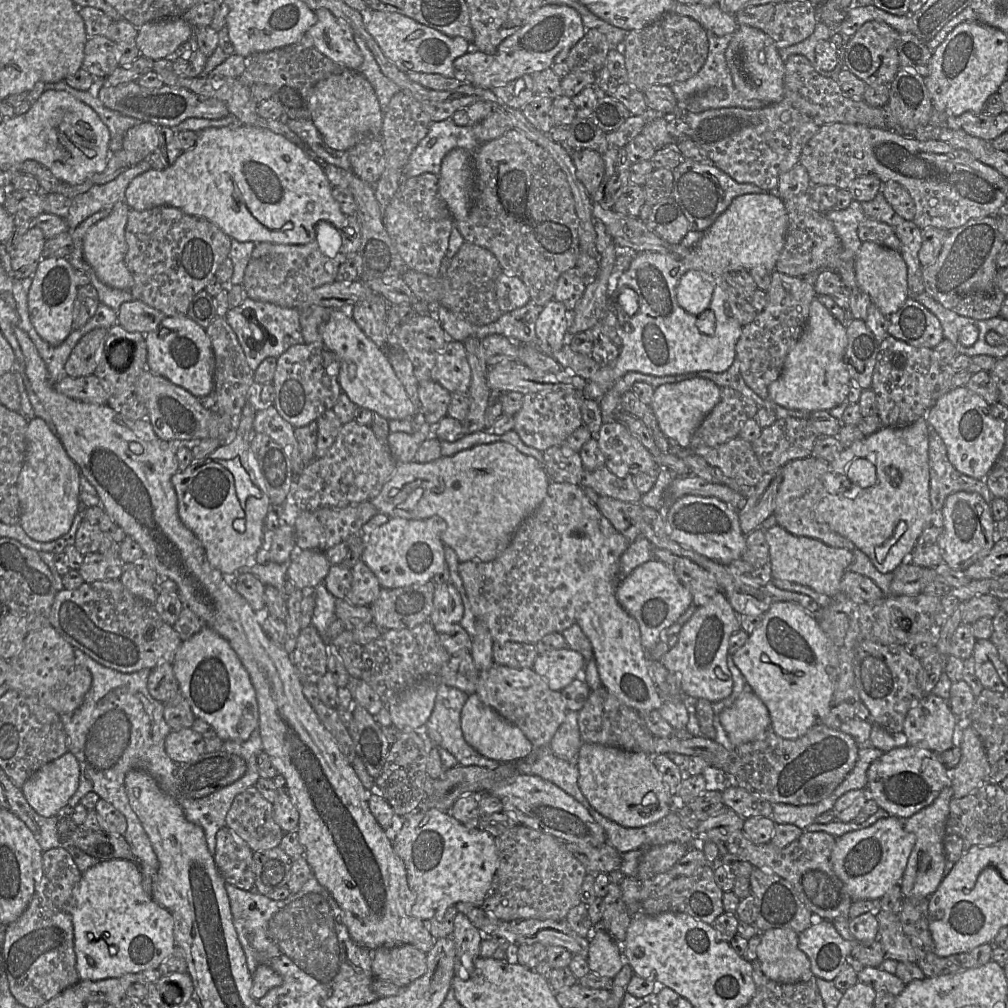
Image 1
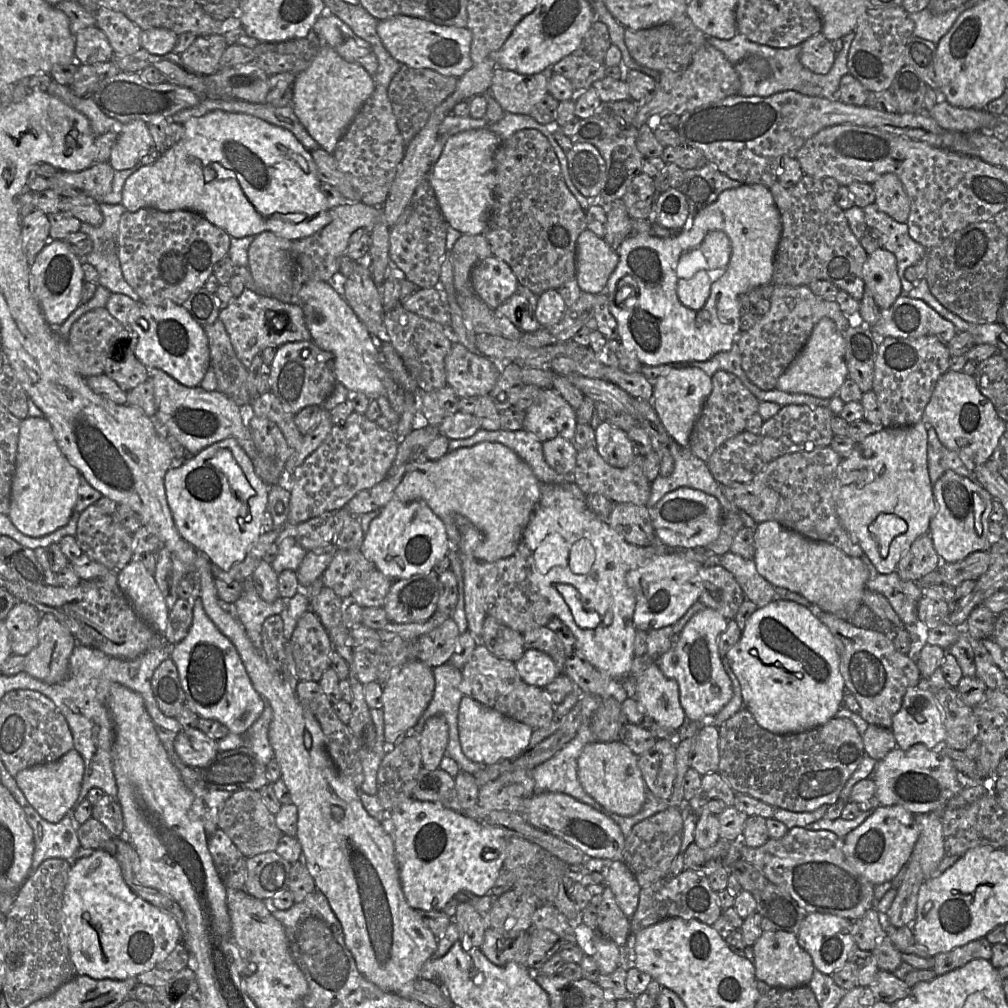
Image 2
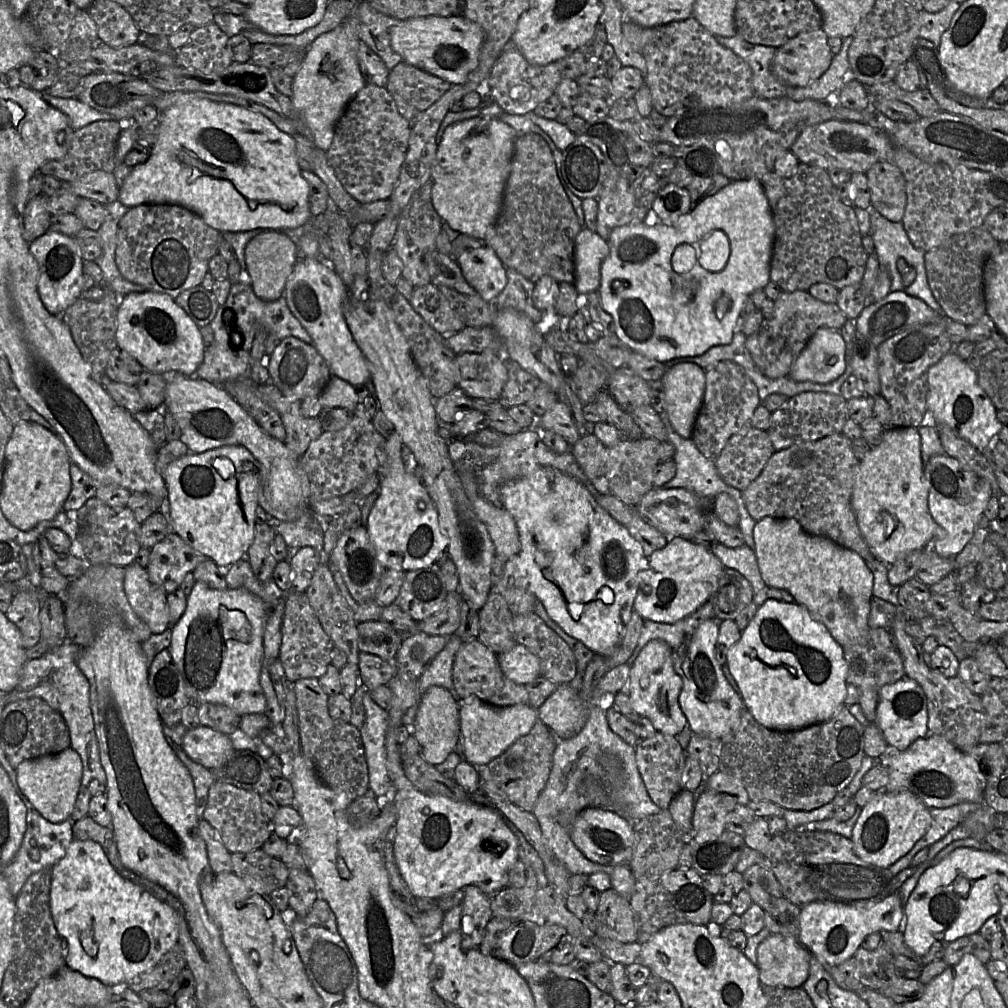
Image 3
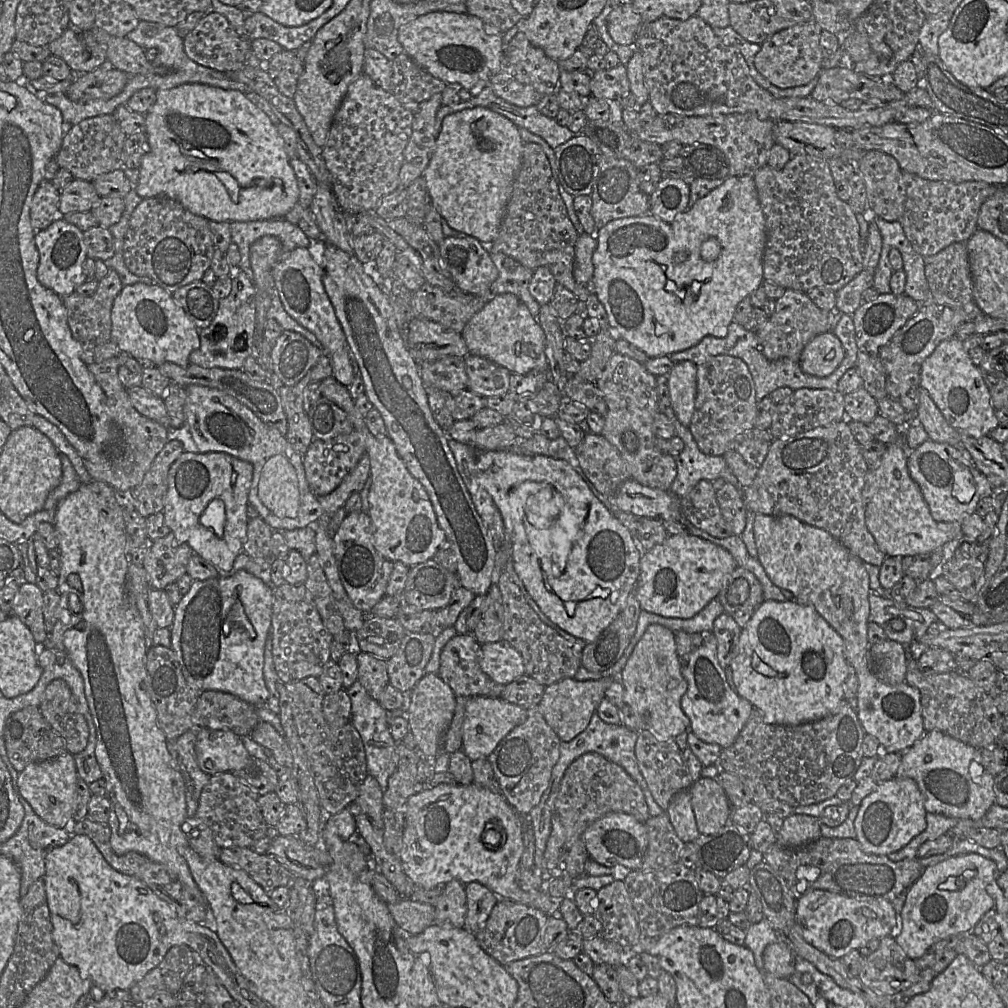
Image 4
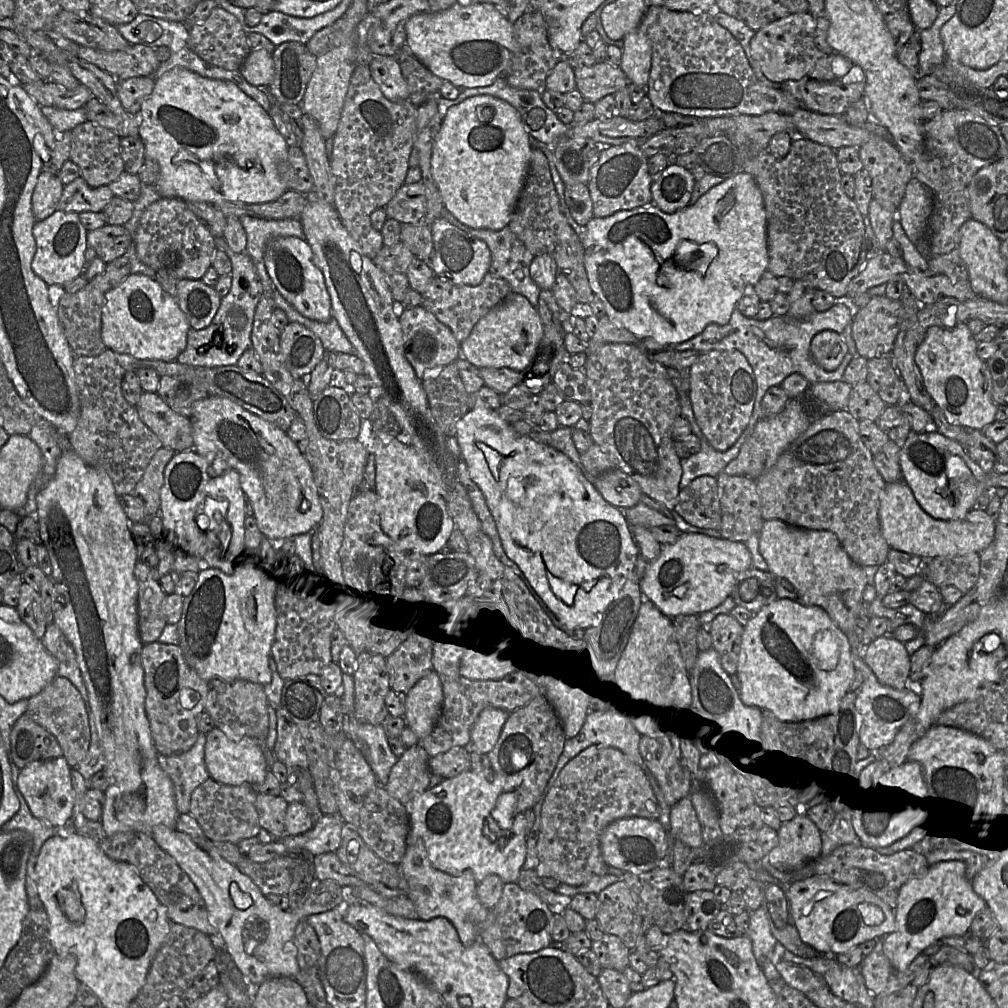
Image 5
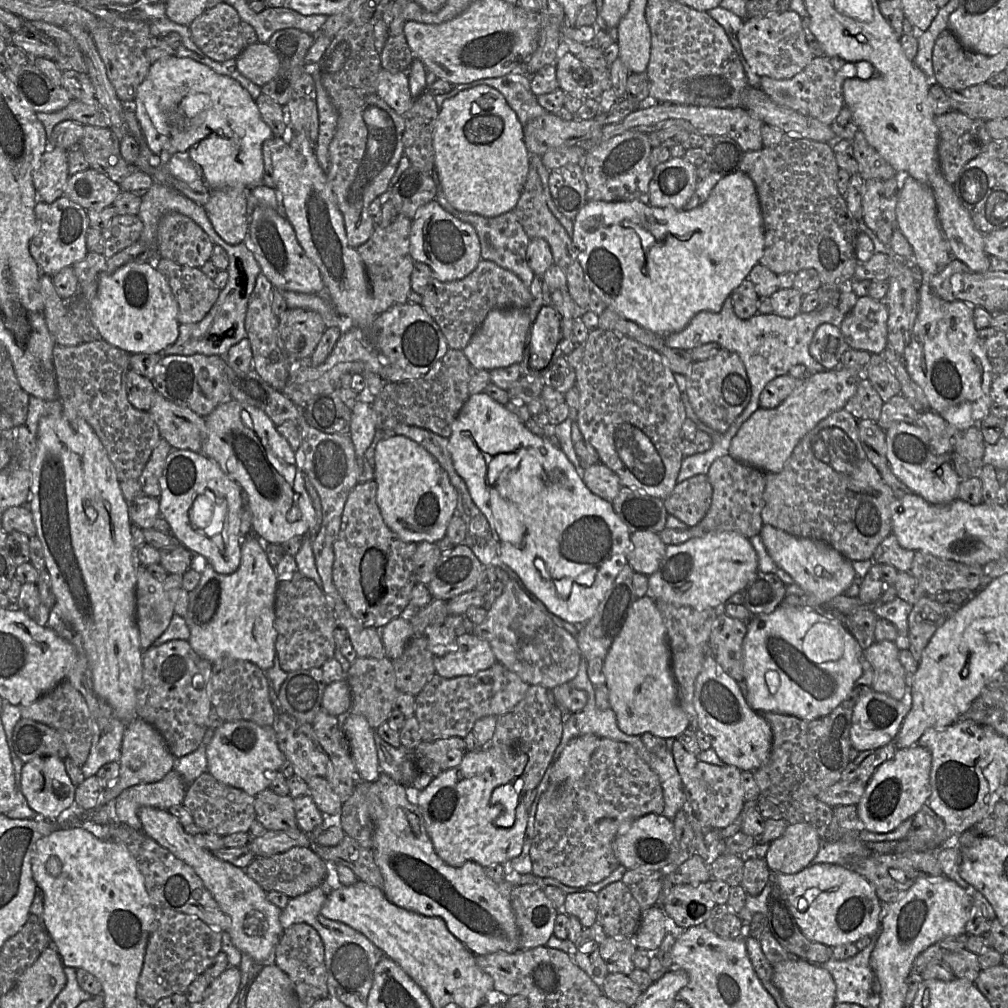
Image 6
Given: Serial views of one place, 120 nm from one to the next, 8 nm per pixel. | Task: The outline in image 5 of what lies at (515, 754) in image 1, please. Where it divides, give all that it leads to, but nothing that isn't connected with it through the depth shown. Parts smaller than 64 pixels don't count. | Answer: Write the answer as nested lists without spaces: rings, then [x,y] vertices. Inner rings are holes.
[[[493,707],[481,711],[471,728],[471,750],[488,754],[497,743],[509,713]]]

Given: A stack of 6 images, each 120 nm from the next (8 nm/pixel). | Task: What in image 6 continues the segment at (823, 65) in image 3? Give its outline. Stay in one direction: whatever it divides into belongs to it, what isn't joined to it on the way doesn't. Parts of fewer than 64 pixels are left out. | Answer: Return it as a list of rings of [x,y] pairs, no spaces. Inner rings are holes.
[[[791,10],[745,19],[737,38],[748,65],[761,77],[790,79],[800,73],[815,57],[806,40],[802,17]]]

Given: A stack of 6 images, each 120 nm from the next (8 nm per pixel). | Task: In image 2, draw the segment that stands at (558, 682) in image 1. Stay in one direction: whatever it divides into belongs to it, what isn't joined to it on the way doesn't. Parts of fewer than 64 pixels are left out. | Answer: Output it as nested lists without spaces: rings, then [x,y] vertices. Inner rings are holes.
[[[526,649],[523,656],[515,662],[515,667],[525,683],[539,688],[545,687],[561,674],[550,656],[536,649]]]

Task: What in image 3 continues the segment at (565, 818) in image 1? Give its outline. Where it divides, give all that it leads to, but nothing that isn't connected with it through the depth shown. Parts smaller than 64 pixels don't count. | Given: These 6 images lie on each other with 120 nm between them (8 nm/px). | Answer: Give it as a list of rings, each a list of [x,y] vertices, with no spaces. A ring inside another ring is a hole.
[[[586,807],[574,818],[569,833],[576,847],[593,862],[615,866],[629,864],[632,858],[635,848],[633,824],[616,812]]]

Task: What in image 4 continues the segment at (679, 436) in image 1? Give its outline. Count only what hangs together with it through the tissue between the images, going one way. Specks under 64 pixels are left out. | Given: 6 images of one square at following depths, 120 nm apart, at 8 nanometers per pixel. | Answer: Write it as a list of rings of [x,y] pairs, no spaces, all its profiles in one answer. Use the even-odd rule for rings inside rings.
[[[691,361],[676,363],[669,373],[668,387],[678,420],[689,427],[695,410],[697,365]]]

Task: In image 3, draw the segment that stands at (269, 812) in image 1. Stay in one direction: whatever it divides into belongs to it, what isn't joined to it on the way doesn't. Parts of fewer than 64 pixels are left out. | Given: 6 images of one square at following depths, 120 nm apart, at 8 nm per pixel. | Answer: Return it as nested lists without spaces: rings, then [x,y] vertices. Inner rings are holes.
[[[216,780],[209,789],[203,818],[218,832],[224,846],[231,854],[247,853],[262,848],[274,832],[273,820],[263,814],[261,797],[258,793],[220,780]]]

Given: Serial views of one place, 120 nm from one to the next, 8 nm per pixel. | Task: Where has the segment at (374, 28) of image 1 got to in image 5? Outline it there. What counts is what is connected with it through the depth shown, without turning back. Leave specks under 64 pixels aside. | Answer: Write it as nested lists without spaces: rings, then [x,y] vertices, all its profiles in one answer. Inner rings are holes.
[[[457,3],[440,12],[414,14],[405,31],[406,48],[434,75],[460,89],[491,85],[505,74],[516,51],[514,25],[491,3]]]

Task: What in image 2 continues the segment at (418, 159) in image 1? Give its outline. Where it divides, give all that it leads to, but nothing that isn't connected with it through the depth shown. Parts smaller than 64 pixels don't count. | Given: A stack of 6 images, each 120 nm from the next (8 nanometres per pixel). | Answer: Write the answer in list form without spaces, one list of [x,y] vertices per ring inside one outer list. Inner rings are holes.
[[[449,113],[439,126],[436,141],[431,151],[431,163],[432,166],[439,159],[446,141],[453,135],[468,131],[476,130],[488,127],[488,120],[483,118],[472,118],[471,116],[459,117],[453,113]]]

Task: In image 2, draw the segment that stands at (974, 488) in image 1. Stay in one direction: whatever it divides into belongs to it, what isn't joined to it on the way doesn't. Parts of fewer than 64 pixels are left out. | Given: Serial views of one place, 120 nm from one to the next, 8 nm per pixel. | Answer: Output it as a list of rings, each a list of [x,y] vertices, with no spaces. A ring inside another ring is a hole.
[[[926,424],[928,433],[927,464],[932,486],[948,470],[977,481],[974,471],[968,470],[955,451],[946,448],[932,426]]]

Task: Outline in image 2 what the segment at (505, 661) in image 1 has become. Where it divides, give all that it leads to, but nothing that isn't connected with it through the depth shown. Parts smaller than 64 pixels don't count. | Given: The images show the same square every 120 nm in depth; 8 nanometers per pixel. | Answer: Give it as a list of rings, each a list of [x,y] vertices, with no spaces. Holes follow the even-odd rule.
[[[491,615],[484,619],[480,643],[498,658],[513,663],[518,661],[526,650],[522,634],[500,623]]]

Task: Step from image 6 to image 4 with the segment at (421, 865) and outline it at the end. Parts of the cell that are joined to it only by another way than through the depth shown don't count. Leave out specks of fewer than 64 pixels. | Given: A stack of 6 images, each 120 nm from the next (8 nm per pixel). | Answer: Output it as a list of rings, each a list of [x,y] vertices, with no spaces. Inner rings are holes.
[[[451,880],[443,886],[435,905],[435,924],[450,922],[454,927],[464,928],[467,913],[465,885],[459,880]]]

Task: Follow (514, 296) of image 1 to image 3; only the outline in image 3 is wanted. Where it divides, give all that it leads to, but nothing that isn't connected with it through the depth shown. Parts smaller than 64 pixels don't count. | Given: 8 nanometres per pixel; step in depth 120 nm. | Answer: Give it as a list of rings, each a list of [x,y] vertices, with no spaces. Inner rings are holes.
[[[485,243],[465,250],[457,259],[457,264],[467,283],[489,303],[494,303],[507,284],[507,267]]]

